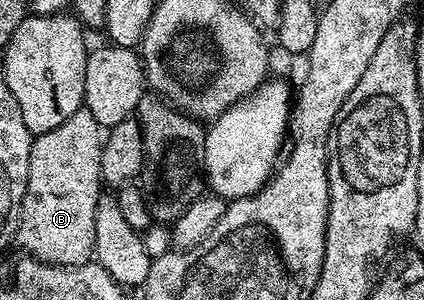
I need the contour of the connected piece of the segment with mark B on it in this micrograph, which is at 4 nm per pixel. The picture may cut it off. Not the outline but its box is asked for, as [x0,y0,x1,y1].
[17,106,104,264]

